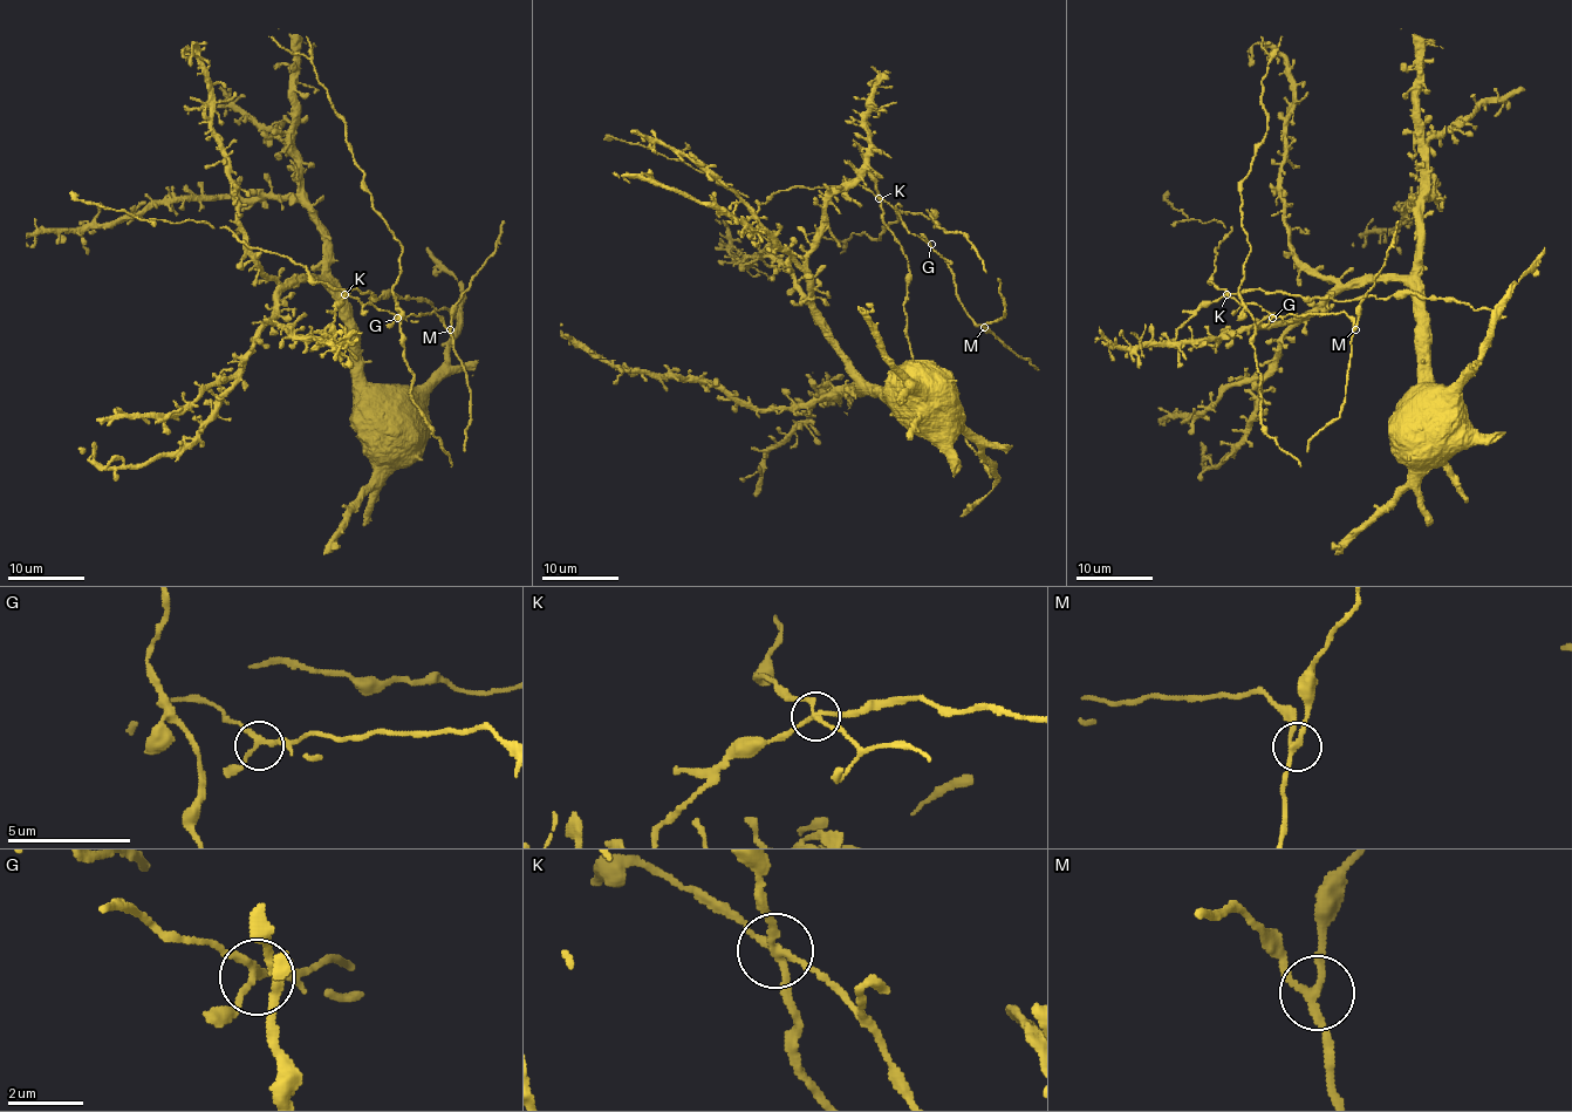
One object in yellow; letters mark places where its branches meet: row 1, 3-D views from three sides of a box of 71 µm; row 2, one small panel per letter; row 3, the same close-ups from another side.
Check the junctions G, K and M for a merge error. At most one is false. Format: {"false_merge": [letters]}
{"false_merge": ["K"]}

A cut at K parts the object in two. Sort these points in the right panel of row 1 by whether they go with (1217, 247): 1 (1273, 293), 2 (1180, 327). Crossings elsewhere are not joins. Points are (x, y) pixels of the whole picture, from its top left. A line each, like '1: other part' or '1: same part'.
1: other part
2: same part

